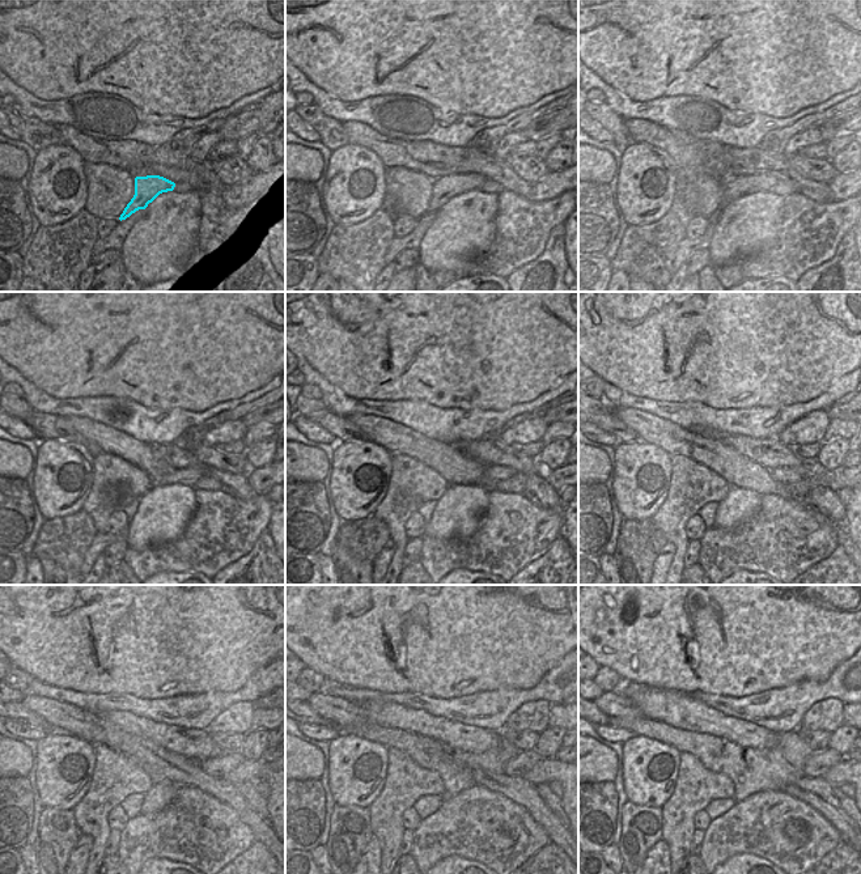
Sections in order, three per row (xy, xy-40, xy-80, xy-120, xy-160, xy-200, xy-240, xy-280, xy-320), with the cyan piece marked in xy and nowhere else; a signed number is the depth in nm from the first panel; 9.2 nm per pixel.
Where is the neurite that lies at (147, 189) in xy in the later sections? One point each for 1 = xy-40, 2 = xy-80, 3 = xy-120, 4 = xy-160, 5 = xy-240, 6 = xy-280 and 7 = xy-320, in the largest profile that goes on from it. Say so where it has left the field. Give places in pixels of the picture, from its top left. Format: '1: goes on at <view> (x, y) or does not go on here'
1: goes on at xy-40 (444, 187)
2: goes on at xy-80 (734, 187)
3: goes on at xy-120 (186, 476)
4: goes on at xy-160 (495, 472)
5: goes on at xy-240 (216, 767)
6: goes on at xy-280 (520, 764)
7: goes on at xy-320 (819, 763)

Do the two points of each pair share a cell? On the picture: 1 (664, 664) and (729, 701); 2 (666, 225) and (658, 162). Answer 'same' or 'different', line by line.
1: different
2: different

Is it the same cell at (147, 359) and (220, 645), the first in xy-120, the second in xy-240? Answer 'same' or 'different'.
same

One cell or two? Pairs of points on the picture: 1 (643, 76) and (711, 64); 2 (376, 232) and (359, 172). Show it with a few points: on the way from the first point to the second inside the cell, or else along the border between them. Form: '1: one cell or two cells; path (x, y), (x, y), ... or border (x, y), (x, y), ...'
1: one cell; path (660, 76), (669, 76), (678, 67), (694, 67)
2: two cells; border (380, 208), (357, 223), (342, 225)

